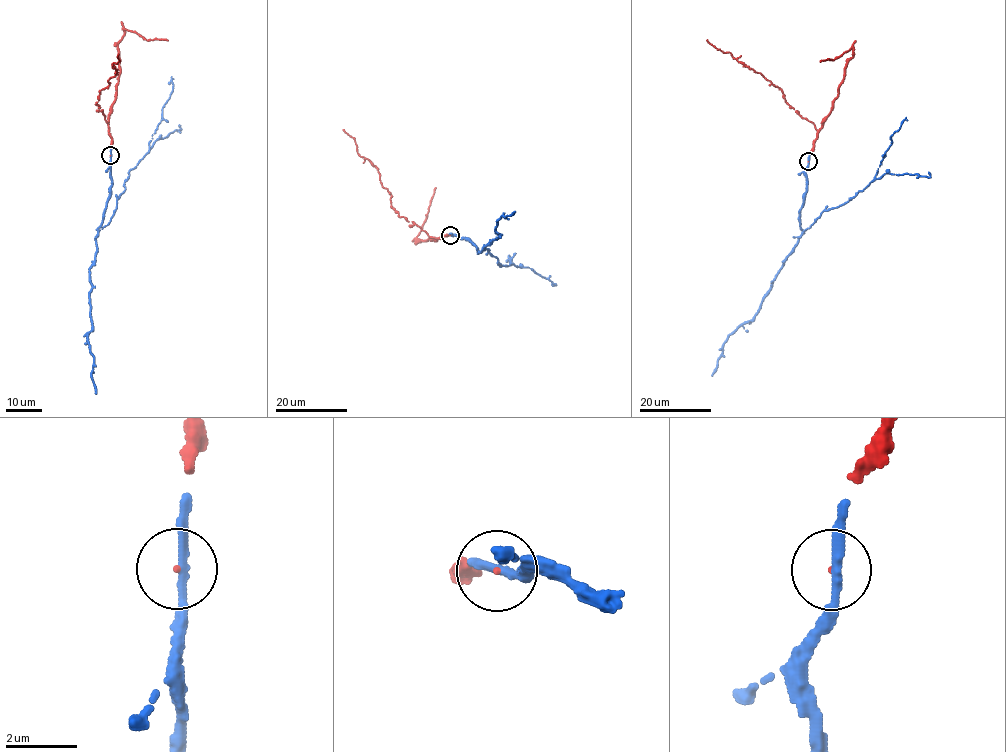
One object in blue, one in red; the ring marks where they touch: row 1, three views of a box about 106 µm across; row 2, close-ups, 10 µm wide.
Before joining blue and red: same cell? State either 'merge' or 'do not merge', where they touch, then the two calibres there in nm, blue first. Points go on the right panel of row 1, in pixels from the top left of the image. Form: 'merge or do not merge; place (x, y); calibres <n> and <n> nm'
merge; place (808, 161); calibres 240 and 50 nm

